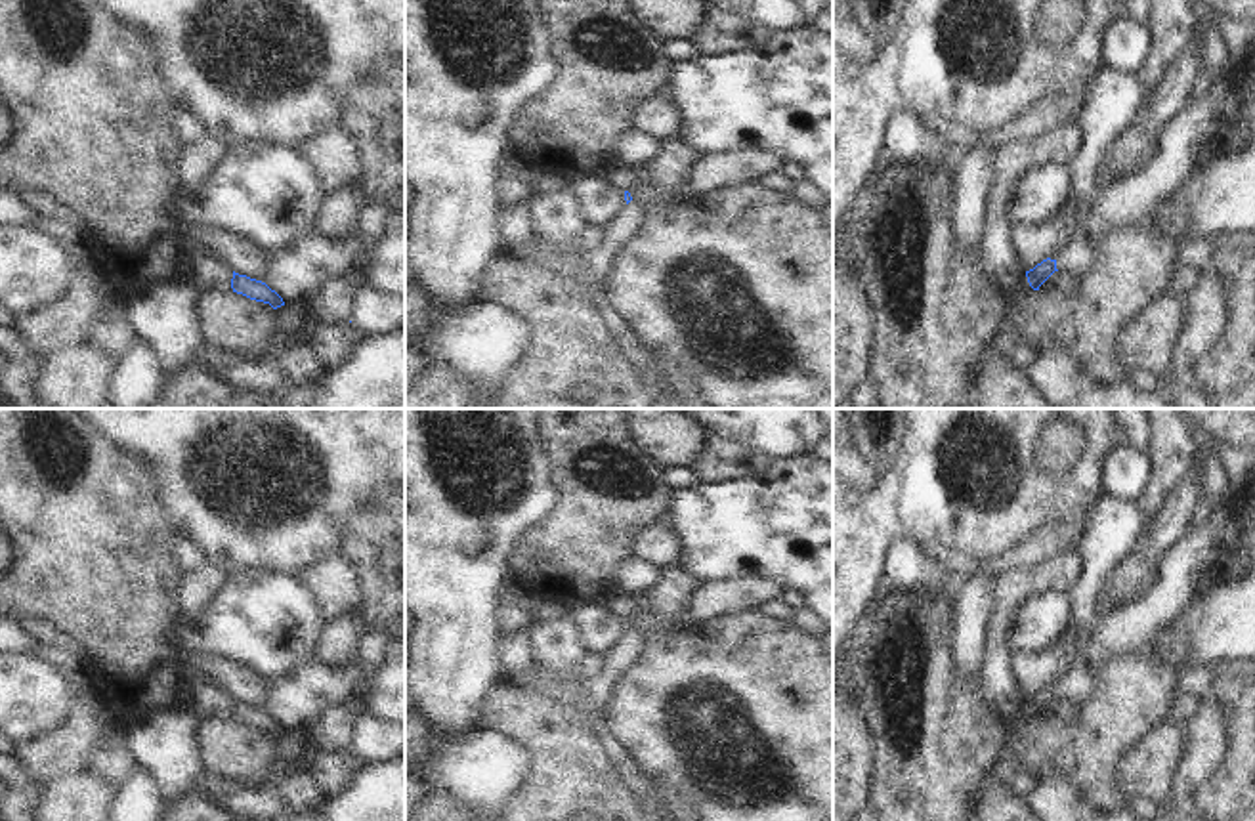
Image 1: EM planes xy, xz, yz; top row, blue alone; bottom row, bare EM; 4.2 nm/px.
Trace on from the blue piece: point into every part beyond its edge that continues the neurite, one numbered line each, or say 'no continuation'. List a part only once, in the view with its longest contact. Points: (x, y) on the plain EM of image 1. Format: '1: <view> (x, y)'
1: yz (1080, 684)

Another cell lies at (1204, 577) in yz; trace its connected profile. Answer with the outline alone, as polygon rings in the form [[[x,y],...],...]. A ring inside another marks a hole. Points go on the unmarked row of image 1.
[[[1200,563],[1190,575],[1190,598],[1207,594],[1219,582],[1217,567]]]

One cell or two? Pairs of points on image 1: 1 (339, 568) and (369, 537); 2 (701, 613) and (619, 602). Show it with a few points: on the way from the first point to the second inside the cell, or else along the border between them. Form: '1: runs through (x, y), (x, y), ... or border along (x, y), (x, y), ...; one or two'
1: border along (340, 550), (361, 573), (365, 600); two
2: border along (701, 585), (684, 623); two

